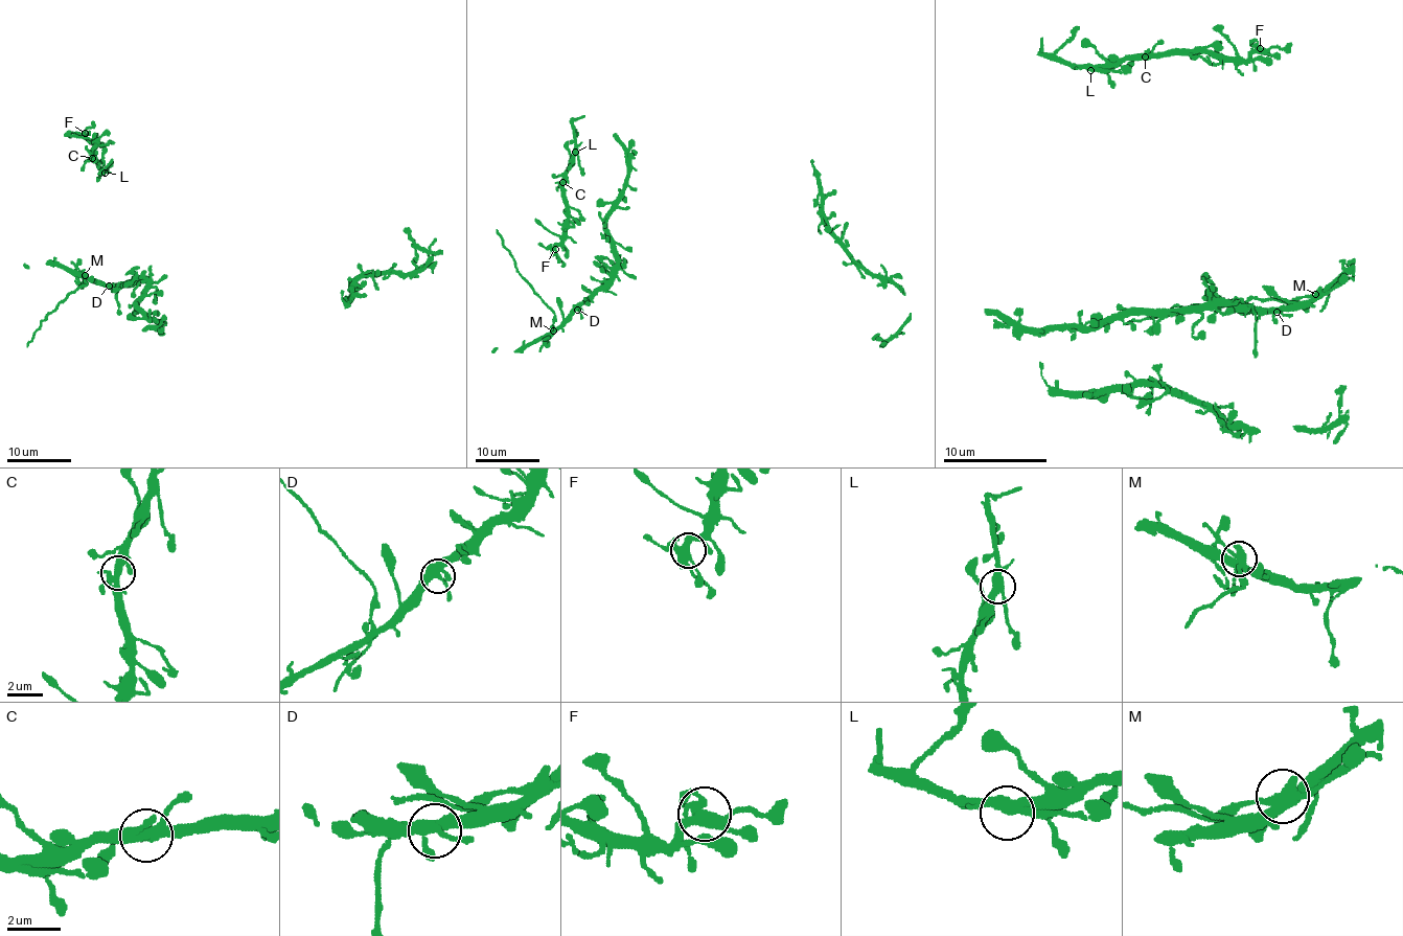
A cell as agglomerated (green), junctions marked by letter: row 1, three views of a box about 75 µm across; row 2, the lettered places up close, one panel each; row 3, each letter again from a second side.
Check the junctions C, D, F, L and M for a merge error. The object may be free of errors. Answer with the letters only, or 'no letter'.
no letter

